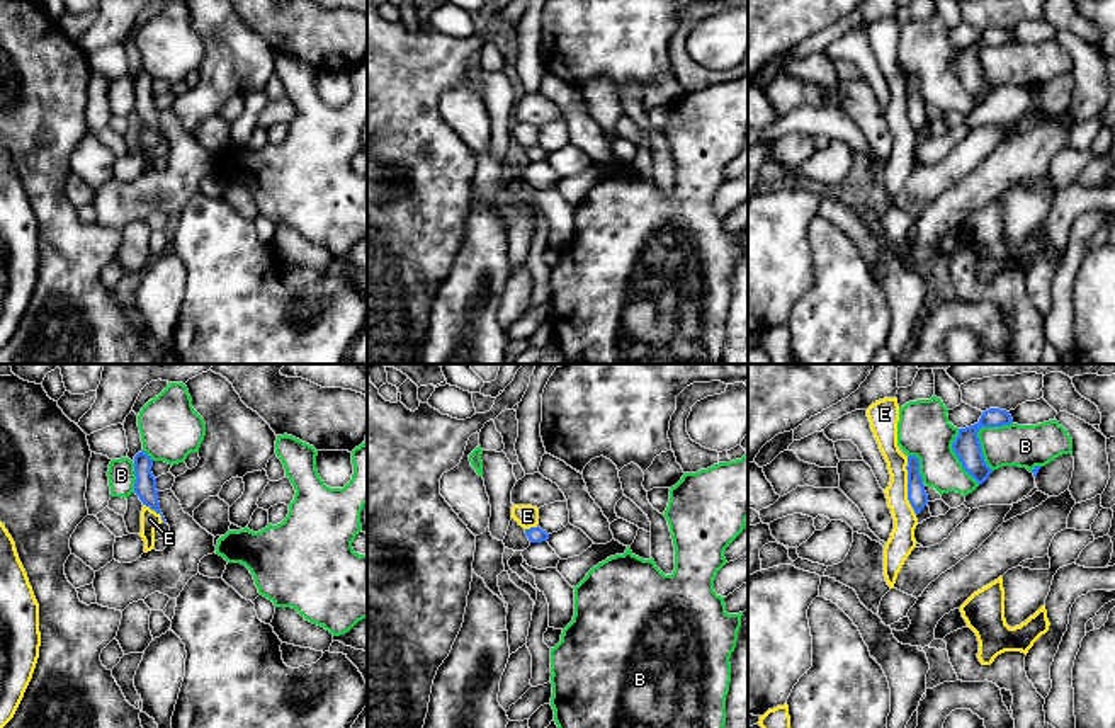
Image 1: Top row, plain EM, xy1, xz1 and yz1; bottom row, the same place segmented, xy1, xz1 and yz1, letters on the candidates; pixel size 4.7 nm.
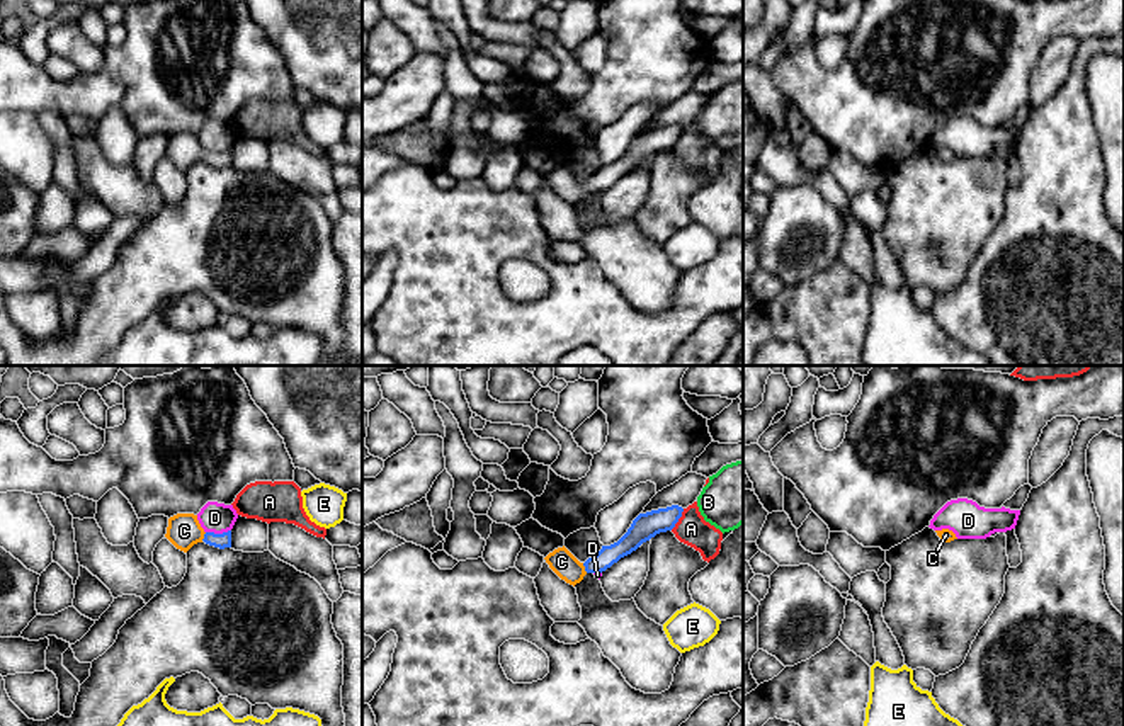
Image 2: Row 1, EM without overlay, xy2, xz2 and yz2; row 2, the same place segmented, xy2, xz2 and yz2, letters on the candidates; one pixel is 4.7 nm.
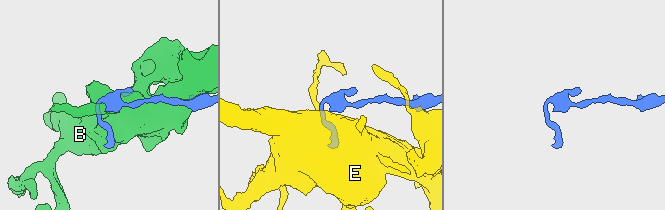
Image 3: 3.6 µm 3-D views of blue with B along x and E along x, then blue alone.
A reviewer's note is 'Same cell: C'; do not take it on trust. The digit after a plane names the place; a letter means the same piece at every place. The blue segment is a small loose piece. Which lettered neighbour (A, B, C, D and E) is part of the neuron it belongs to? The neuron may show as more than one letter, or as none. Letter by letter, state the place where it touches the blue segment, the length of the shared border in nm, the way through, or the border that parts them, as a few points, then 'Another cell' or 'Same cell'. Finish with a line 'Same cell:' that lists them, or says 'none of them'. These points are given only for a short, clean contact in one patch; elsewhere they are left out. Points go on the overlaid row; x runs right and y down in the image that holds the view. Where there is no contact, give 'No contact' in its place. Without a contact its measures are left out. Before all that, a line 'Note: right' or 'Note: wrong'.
Note: right
A: Touches blue at xz2 (679, 517). Shared border 120 nm. Another cell
B: Touches blue at yz1 (976, 434). Shared border 260 nm. Another cell
C: Touches blue at xz2 (585, 568). Shared border 50 nm. Path across: xz2 (609, 555), (585, 568), (568, 568), (562, 561). Same cell
D: Touches blue at xy2 (218, 534). Shared border 120 nm. Boundary: xy2 (230, 529), (206, 533). Another cell
E: Touches blue at yz1 (908, 485). Shared border 280 nm. Boundary: yz1 (906, 456), (906, 499), (916, 514). Another cell
Same cell: C

